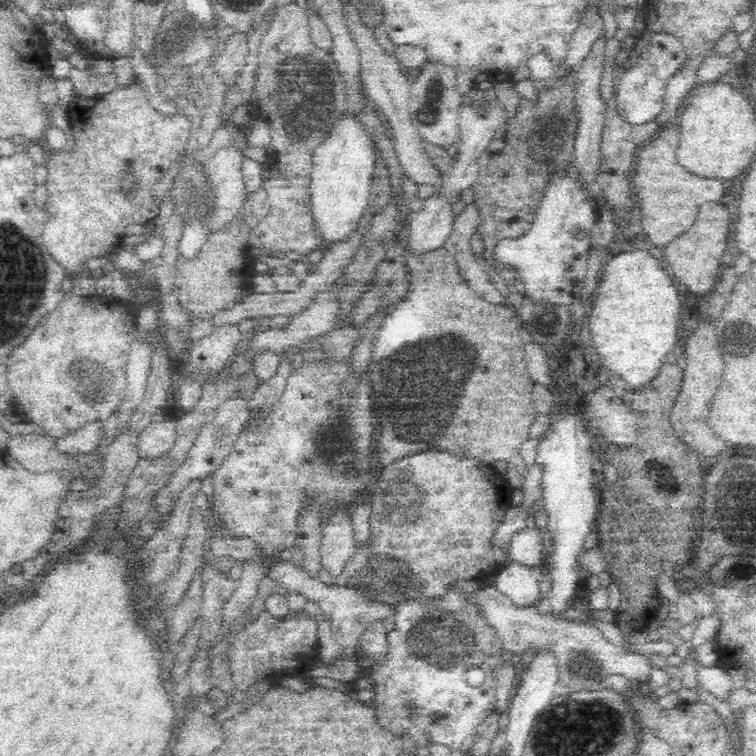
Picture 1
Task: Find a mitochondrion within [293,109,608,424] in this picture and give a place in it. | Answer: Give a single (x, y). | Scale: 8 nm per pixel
(374, 253)

